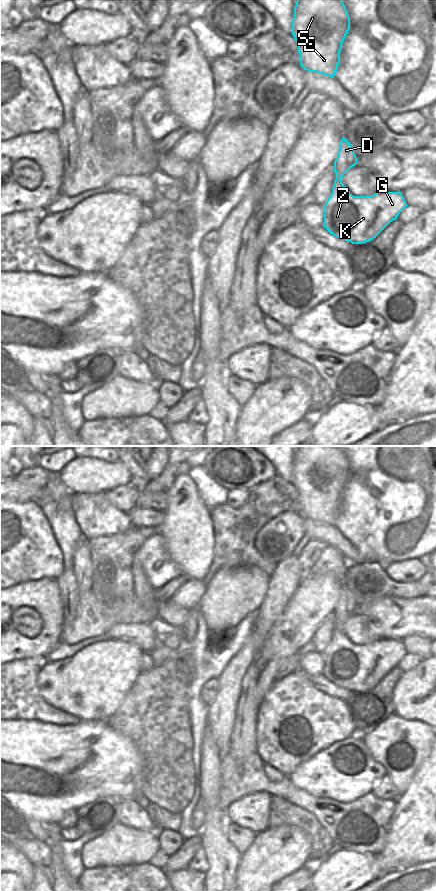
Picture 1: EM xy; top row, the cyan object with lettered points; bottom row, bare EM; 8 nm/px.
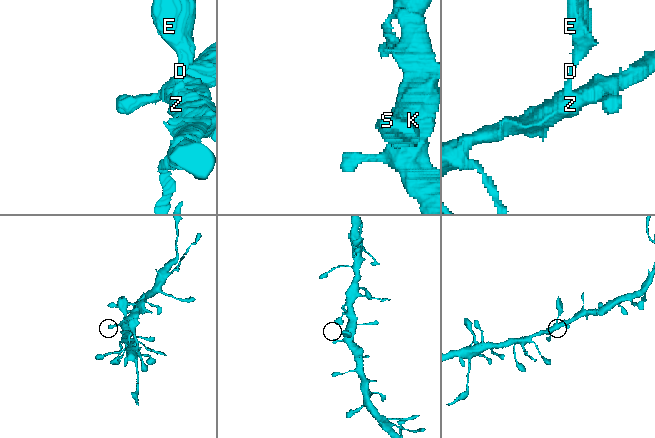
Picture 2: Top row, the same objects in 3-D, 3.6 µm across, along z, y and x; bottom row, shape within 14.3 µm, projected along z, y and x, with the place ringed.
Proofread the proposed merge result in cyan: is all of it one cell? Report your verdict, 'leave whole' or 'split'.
leave whole

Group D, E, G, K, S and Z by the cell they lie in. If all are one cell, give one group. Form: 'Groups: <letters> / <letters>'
Groups: D E G K S Z

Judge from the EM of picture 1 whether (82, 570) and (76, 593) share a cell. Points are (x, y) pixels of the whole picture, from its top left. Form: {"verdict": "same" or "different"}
{"verdict": "different"}

